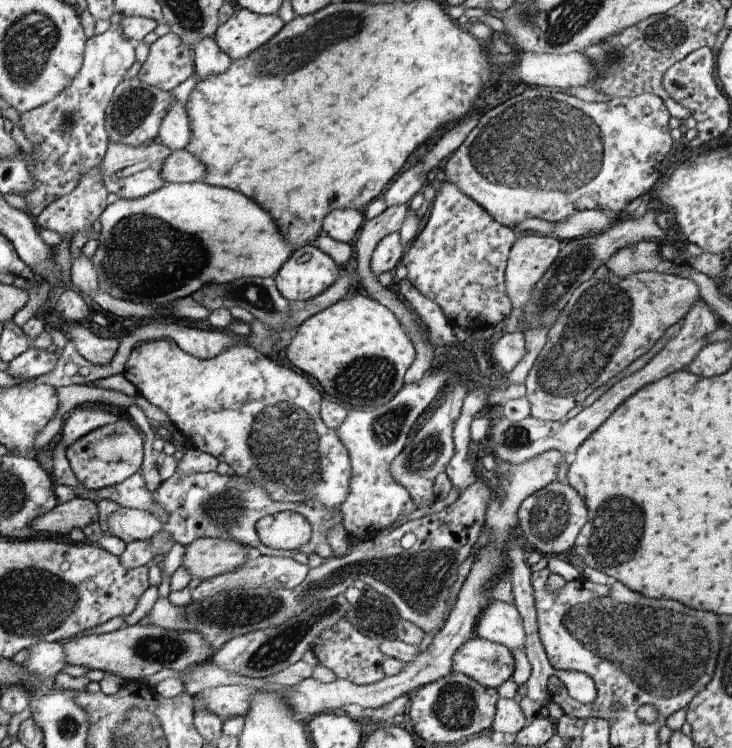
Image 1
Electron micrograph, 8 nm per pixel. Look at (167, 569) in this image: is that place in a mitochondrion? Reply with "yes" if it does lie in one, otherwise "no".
no

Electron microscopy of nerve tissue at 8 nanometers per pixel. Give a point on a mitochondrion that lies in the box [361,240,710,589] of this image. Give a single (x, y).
(593, 327)

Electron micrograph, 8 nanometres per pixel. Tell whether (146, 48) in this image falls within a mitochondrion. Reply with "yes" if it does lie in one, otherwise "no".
no

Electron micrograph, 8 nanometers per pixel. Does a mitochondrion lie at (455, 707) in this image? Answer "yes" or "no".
yes

